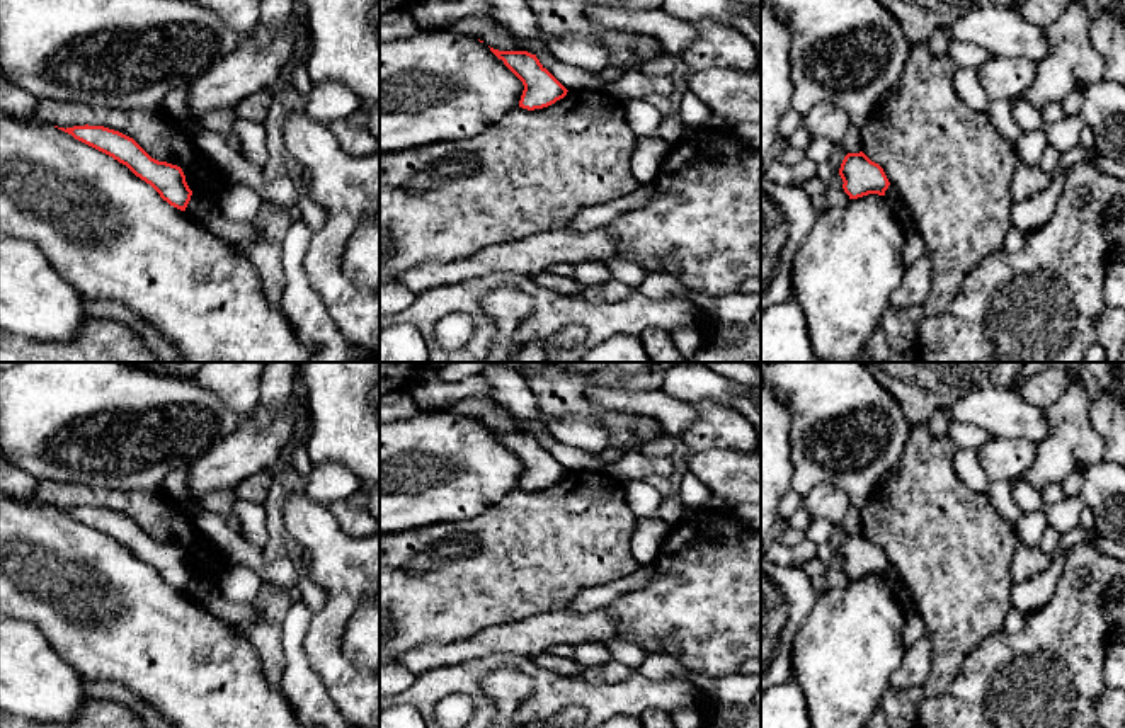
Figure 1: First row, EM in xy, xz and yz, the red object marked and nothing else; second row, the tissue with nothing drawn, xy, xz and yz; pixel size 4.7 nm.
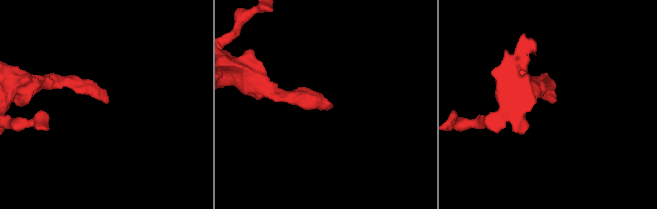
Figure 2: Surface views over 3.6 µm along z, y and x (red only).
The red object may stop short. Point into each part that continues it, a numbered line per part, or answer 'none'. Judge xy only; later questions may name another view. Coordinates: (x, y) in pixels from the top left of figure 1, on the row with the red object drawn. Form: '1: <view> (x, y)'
none

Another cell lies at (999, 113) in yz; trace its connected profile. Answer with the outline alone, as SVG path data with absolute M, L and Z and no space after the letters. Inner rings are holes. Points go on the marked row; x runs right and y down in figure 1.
M1016 99L1011 100L991 100L987 105L987 116L994 126L994 129L1011 145L1014 146L1021 136L1021 128L1013 117L1013 107Z

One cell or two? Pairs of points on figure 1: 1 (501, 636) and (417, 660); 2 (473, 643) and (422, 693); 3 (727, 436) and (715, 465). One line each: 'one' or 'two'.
1: one
2: two
3: two

